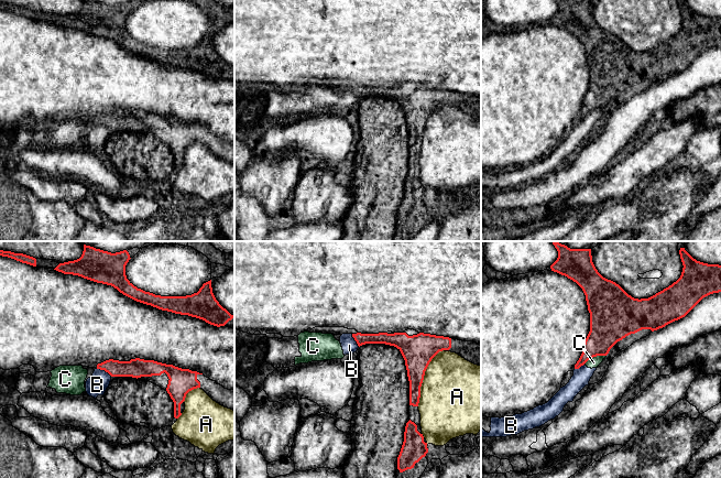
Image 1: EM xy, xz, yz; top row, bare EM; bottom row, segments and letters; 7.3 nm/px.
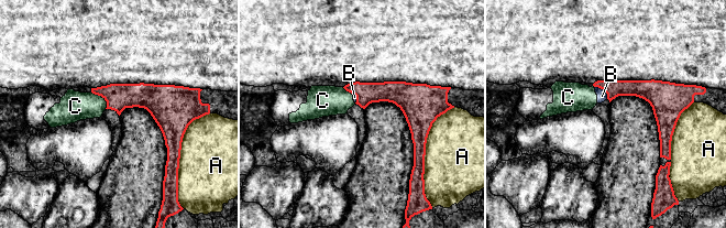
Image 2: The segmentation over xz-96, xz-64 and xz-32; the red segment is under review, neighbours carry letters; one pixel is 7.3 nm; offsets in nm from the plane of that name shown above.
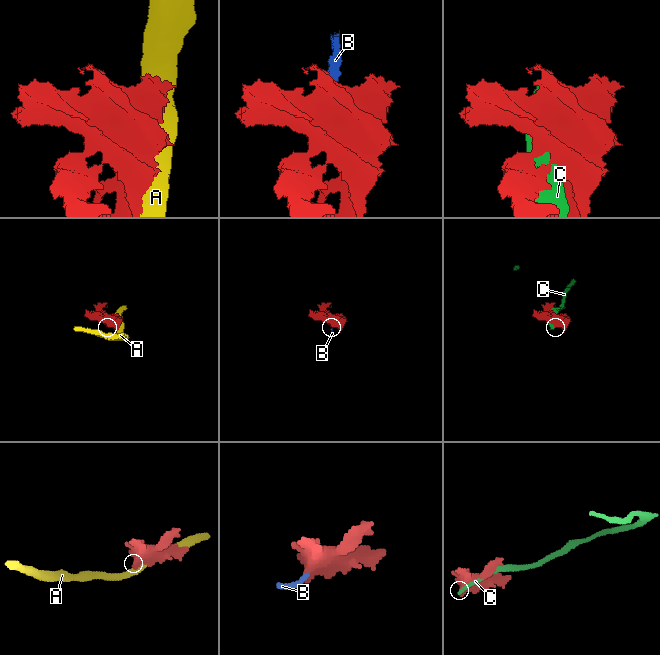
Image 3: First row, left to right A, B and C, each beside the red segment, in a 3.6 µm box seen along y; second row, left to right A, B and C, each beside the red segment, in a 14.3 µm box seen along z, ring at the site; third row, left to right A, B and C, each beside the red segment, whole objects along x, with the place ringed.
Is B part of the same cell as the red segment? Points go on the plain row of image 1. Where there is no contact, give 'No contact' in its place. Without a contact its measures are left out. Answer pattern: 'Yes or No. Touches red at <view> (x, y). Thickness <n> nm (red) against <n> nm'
No. Touches red at xy (104, 122). Thickness 140 nm (red) against 150 nm

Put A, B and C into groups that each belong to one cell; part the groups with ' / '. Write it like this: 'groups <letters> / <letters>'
groups A / B C

